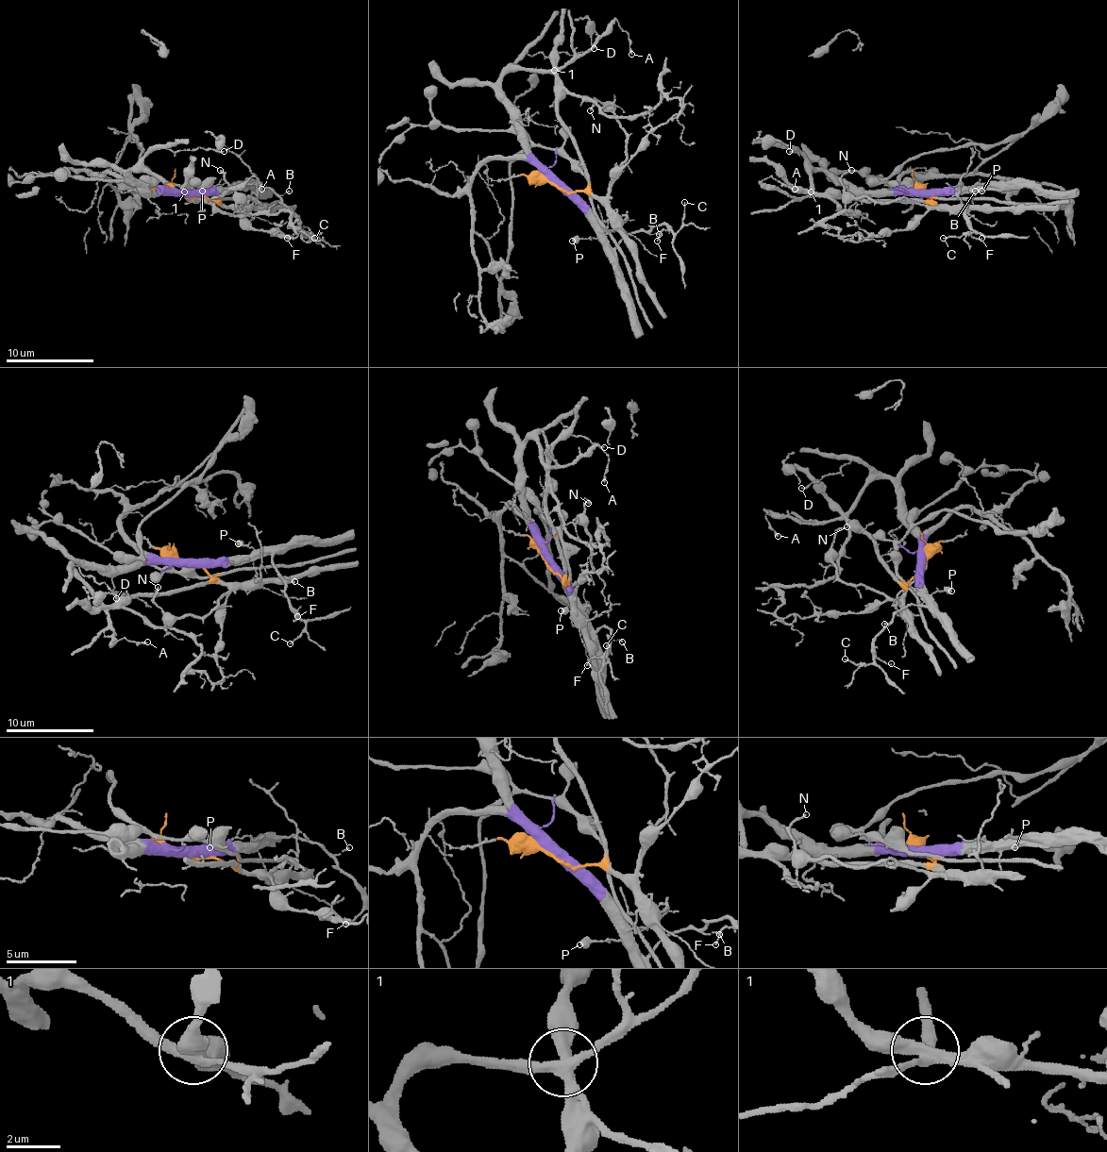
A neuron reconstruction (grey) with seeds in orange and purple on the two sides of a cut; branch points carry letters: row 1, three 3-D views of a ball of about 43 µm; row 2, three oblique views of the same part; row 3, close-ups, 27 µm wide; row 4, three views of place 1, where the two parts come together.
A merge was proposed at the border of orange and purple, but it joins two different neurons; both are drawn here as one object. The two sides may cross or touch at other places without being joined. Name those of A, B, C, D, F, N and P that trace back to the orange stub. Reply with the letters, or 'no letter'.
N

